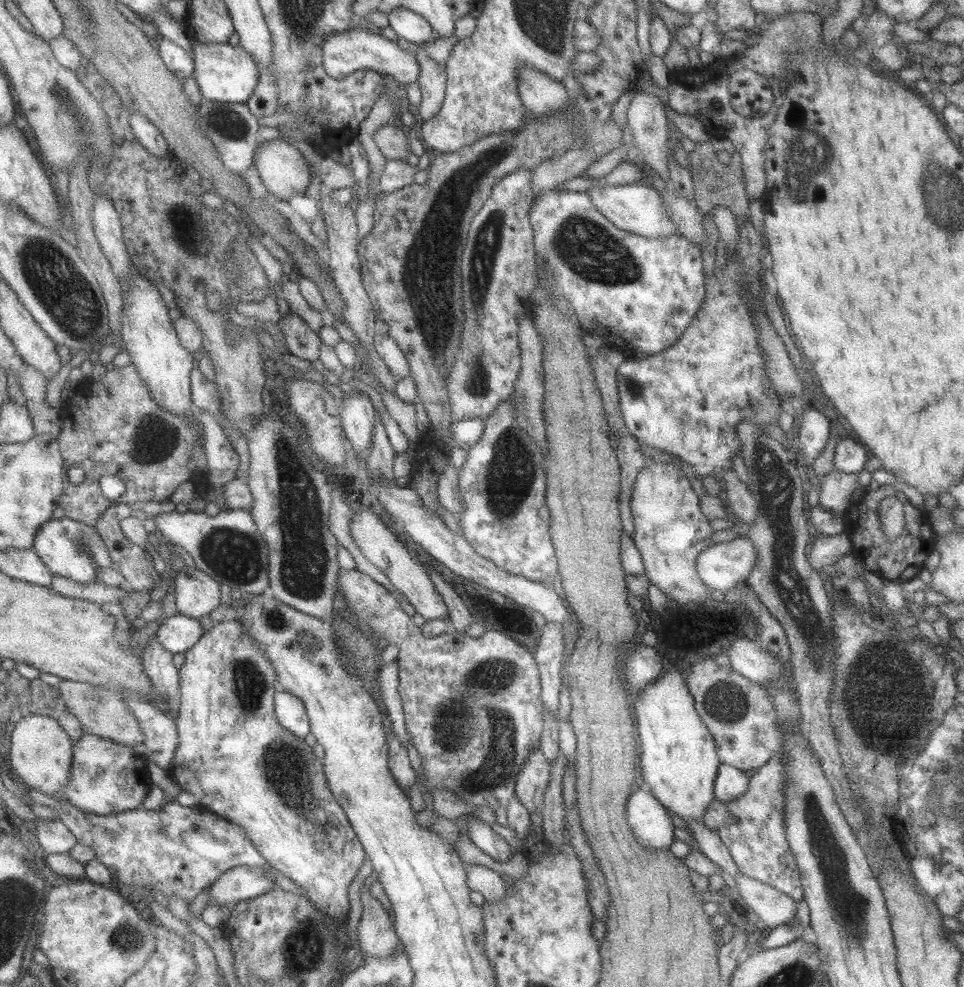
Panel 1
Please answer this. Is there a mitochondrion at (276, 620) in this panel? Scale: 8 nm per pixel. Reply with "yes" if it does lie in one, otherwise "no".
yes

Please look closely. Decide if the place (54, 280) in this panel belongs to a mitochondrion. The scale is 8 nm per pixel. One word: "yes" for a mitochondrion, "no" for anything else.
yes

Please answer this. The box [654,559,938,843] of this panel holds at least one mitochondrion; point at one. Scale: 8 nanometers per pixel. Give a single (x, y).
(885, 697)

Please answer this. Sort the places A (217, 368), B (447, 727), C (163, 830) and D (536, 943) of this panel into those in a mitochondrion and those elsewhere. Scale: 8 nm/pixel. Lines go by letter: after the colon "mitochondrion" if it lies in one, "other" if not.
A: other
B: mitochondrion
C: mitochondrion
D: other

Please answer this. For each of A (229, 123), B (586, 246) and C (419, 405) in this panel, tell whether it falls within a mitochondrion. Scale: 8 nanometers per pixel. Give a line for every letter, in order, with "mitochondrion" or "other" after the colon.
A: mitochondrion
B: mitochondrion
C: other

